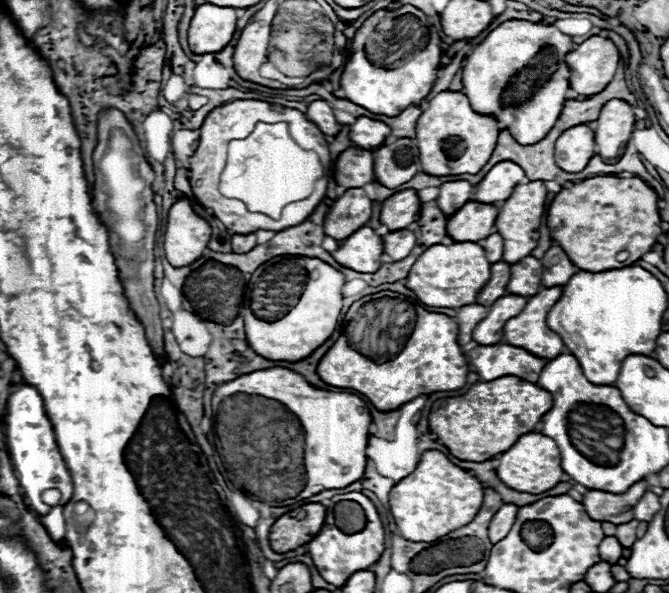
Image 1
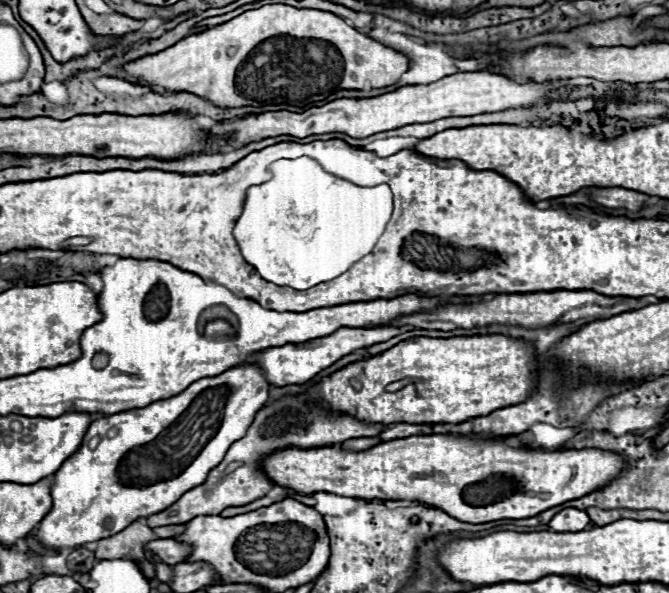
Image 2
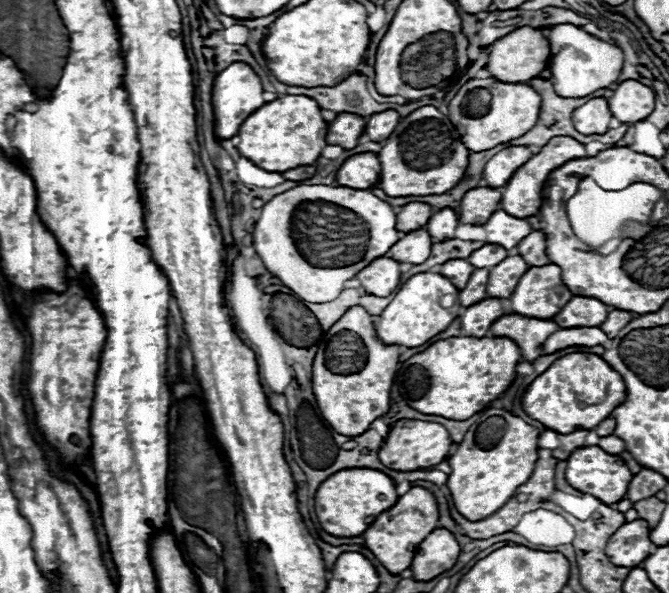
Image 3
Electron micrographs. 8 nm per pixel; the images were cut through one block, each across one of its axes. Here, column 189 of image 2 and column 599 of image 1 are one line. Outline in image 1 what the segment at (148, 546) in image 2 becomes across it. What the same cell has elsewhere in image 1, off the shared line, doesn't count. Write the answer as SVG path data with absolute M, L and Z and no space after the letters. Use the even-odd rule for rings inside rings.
M614 536L604 538L600 542L600 546L598 546L598 552L600 552L600 558L604 562L608 562L608 564L616 564L620 560L620 556L622 556L622 548L620 548L620 544L618 544L618 540Z

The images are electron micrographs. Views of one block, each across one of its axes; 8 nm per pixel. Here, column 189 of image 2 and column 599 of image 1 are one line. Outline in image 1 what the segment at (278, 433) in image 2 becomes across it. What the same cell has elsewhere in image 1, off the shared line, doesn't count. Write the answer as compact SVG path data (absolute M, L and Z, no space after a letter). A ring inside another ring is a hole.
M644 480L620 496L604 494L600 490L588 490L584 494L582 504L584 504L586 514L594 520L612 522L612 524L626 524L626 522L634 520L632 510L638 504L638 500L642 498L642 494L646 492L646 488L648 488L648 484Z

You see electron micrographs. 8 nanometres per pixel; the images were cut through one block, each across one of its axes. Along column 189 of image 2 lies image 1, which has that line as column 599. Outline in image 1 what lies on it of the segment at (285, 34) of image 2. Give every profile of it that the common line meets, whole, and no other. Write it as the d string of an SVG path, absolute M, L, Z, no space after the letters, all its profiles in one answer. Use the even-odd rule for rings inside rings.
M592 36L568 52L564 60L570 68L570 88L578 94L592 96L604 90L614 78L620 56L612 40Z

